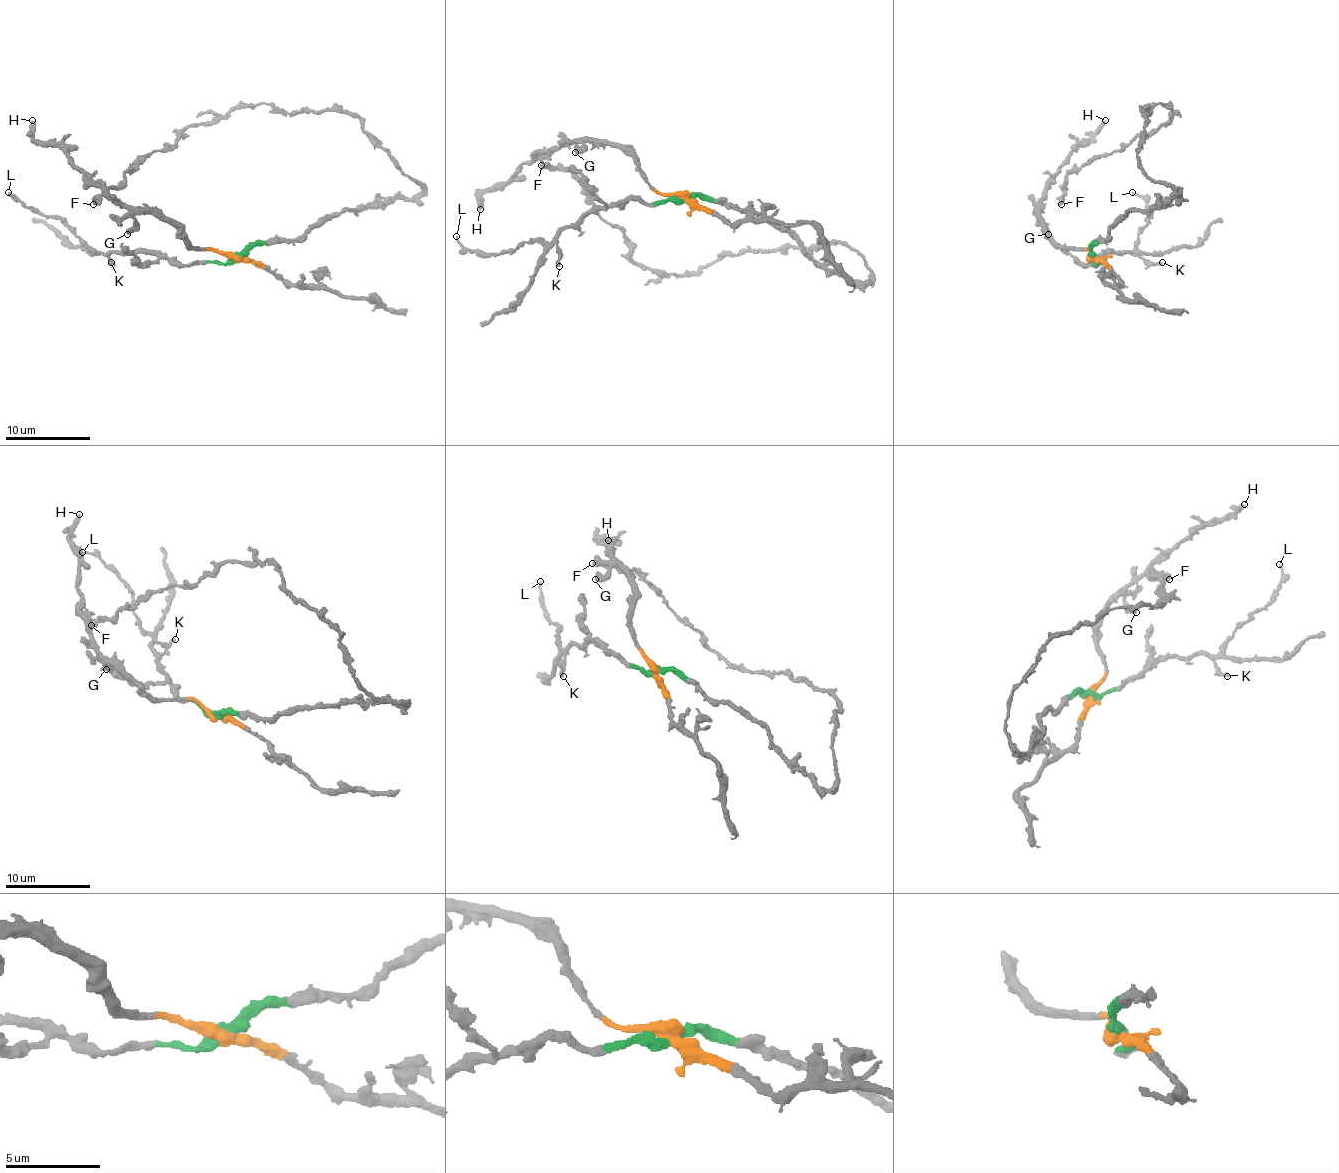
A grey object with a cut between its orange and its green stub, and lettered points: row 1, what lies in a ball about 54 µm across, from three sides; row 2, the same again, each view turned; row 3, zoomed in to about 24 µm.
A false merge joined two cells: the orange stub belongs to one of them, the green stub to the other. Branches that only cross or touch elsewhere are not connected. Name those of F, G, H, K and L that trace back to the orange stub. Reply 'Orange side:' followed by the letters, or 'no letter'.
Orange side: G, H

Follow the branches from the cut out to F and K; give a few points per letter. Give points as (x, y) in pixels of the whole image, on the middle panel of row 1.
F: (685, 197), (752, 210), (869, 280), (831, 242), (642, 269), (579, 178), (541, 165)
K: (685, 197), (642, 204), (636, 199), (623, 199), (615, 206), (585, 212), (560, 233), (560, 265)

